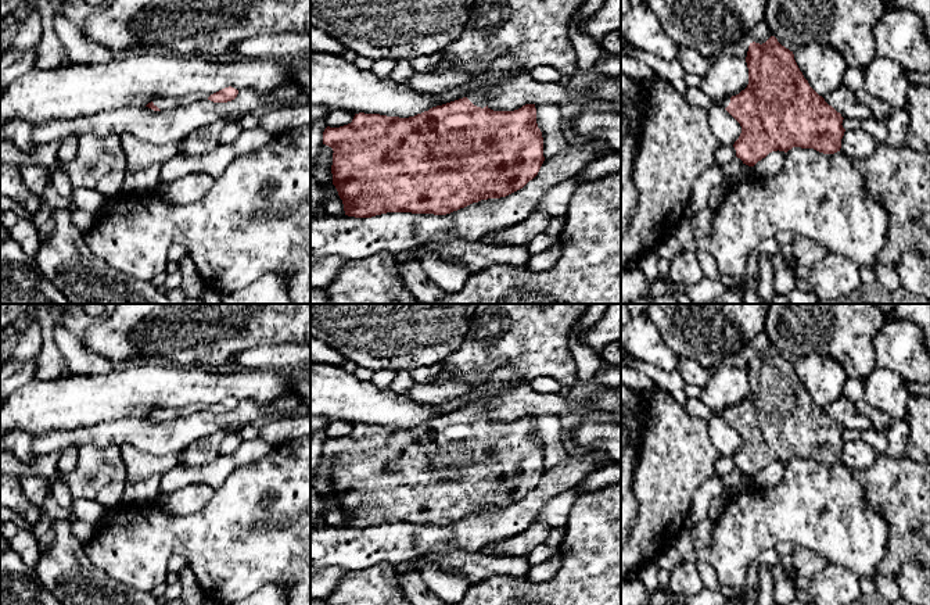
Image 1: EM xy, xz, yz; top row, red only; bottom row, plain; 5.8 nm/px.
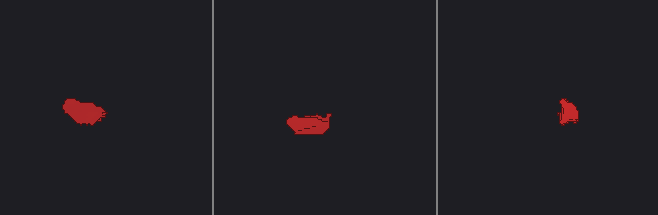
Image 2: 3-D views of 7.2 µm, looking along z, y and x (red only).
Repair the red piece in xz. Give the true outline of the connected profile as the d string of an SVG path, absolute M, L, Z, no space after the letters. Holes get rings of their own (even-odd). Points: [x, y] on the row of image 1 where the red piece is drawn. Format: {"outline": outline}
{"outline": "M509 56L496 58L488 71L474 80L477 89L467 97L437 105L409 118L380 114L355 114L351 123L323 132L323 144L333 148L333 185L344 204L345 215L371 218L387 212L446 215L473 203L506 197L532 180L543 161L543 137L536 123L535 104L514 111L493 111L486 105L488 89L529 75L517 69Z"}

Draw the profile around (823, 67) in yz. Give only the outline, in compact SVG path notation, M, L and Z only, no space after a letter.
M821 44L800 46L794 60L809 86L822 97L843 86L848 69L840 51Z

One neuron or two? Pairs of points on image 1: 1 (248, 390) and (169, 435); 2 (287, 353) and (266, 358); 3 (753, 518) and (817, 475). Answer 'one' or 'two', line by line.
1: two
2: one
3: one

